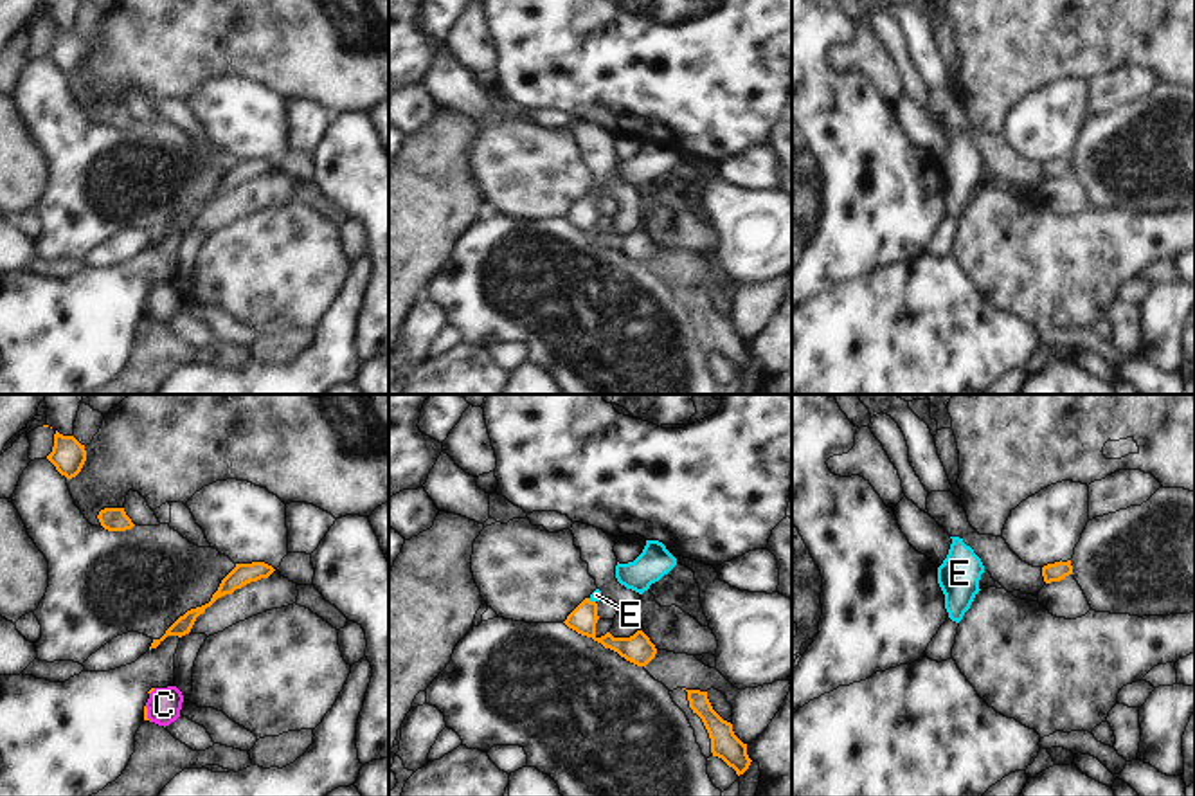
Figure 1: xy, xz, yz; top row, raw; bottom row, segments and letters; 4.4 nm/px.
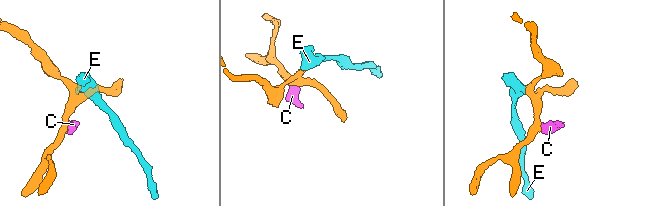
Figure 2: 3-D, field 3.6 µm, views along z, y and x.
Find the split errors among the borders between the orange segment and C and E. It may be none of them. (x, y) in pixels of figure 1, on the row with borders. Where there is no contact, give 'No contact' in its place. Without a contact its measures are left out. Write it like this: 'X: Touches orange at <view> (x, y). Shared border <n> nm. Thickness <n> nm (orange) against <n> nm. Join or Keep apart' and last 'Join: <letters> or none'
C: Touches orange at xy (146, 714). Shared border 70 nm. Thickness 20 nm (orange) against 150 nm. Keep apart
E: Touches orange at xz (589, 600). Shared border 40 nm. Thickness 120 nm (orange) against 50 nm. Join
Join: E

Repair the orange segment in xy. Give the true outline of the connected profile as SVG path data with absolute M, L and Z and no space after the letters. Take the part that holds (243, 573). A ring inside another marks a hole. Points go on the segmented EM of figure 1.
M252 562L252 564L236 564L236 567L221 580L218 591L212 594L211 602L187 611L184 616L180 616L160 639L153 639L151 648L157 648L167 636L185 636L191 632L196 618L205 612L207 607L211 607L218 598L225 594L232 594L236 589L241 589L243 585L250 582L257 582L261 578L268 578L275 569L265 562Z

